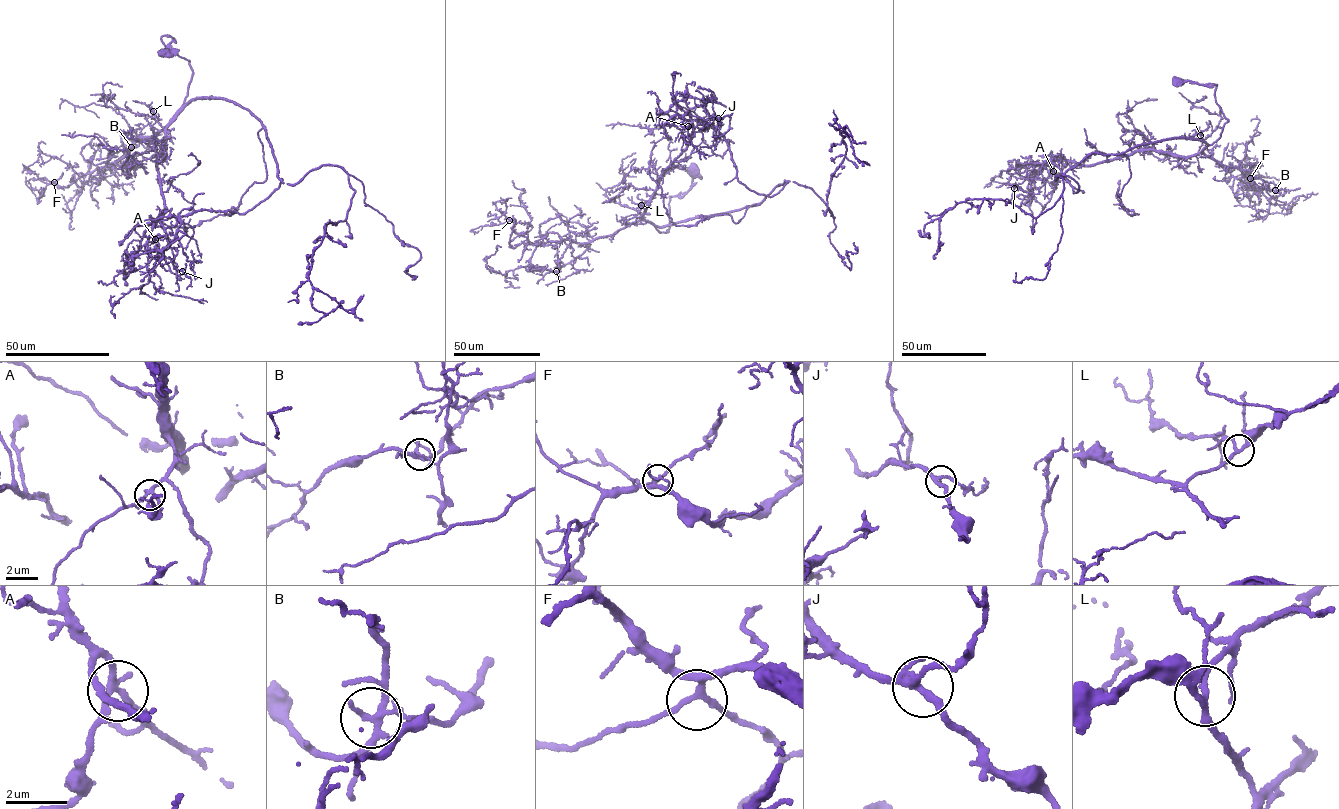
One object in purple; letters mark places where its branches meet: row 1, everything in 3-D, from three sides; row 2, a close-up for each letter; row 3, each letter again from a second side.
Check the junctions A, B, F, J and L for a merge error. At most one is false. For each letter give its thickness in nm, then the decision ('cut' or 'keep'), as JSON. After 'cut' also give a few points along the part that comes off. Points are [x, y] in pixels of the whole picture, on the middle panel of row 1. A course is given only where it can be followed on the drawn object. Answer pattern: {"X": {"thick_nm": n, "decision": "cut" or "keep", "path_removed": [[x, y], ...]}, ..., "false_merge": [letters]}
{"A": {"thick_nm": 190, "decision": "keep"}, "B": {"thick_nm": 200, "decision": "keep"}, "F": {"thick_nm": 180, "decision": "keep"}, "J": {"thick_nm": 220, "decision": "keep"}, "L": {"thick_nm": 200, "decision": "keep"}, "false_merge": []}

